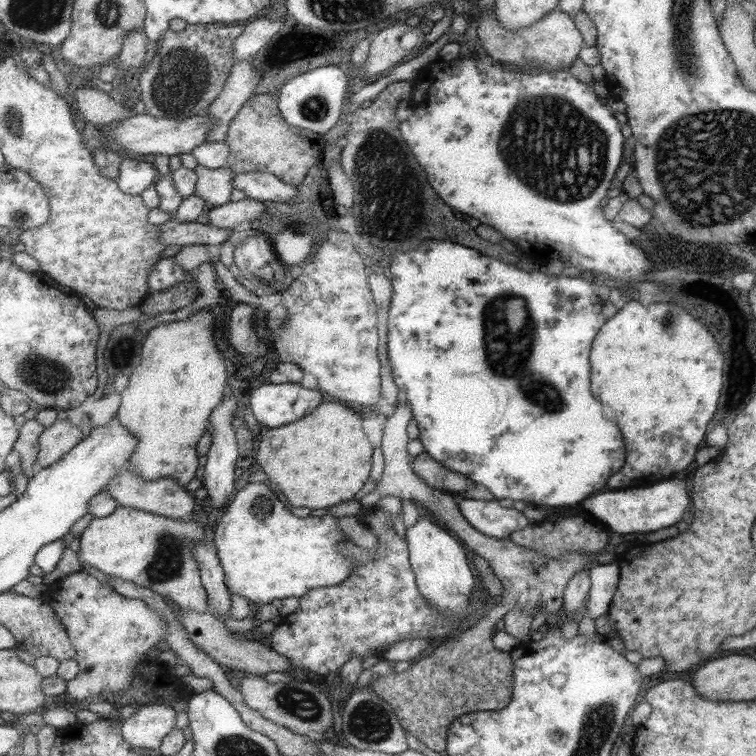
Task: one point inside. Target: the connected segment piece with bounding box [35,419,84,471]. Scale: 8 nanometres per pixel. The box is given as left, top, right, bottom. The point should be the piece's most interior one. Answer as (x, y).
(56, 441)

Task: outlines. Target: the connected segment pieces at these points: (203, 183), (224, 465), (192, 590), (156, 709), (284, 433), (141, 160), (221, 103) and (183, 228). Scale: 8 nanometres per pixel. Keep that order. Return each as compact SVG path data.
M198 165L195 173L197 174L196 195L215 207L230 202L230 194L234 190L234 172L231 169L210 170L209 167Z
M230 393L226 394L226 398L222 398L222 404L213 409L213 413L209 416L209 426L206 426L206 431L214 435L212 440L212 446L208 451L207 463L204 466L204 479L203 487L208 491L208 498L212 501L212 508L225 512L227 506L230 504L230 499L234 495L235 488L234 482L236 480L237 462L238 458L238 444L236 444L236 432L233 426L230 426L230 416L234 414L236 410L236 400L230 398Z
M119 506L106 517L94 517L92 523L78 537L80 546L77 552L78 562L95 568L106 575L134 582L136 586L150 588L162 595L174 608L194 610L198 614L209 611L209 595L201 578L200 566L194 558L193 542L201 542L204 538L204 526L193 519L170 519L164 515L156 515L133 507Z
M165 704L142 705L122 723L126 742L137 748L158 749L176 726L176 712Z
M323 400L312 414L300 421L266 432L259 443L255 466L263 470L271 482L276 482L278 488L282 488L294 509L328 509L350 501L371 478L370 472L373 468L372 446L362 428L362 414L356 414L351 405Z
M125 152L128 158L122 159L118 166L117 185L126 194L142 194L146 188L155 185L158 172L146 162L145 156L140 157L135 153Z
M253 58L234 63L222 93L210 103L207 112L210 112L214 123L210 129L209 142L226 140L230 122L257 88L258 74L256 70L252 70L252 62Z
M169 219L161 224L162 237L158 242L167 246L222 244L231 229L210 225L207 221L196 220L190 223Z

